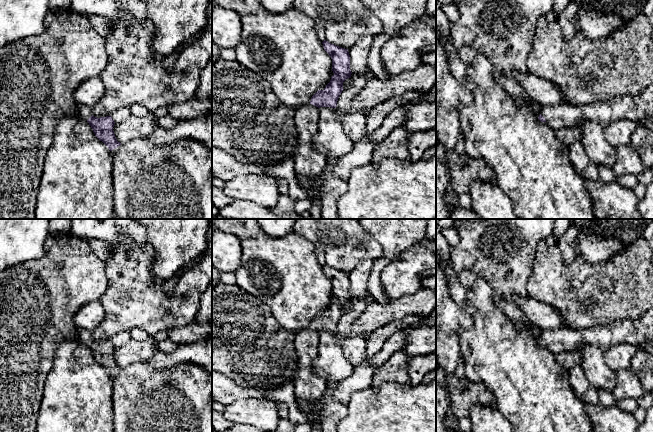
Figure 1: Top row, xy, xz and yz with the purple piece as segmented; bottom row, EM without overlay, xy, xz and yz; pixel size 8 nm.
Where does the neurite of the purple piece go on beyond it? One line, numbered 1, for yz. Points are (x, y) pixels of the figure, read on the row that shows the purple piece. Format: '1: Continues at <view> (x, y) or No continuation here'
1: Continues at yz (637, 107)

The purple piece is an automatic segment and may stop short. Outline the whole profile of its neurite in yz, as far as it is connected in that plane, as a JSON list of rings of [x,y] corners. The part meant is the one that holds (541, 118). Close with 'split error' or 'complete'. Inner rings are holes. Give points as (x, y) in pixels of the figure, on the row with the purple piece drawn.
[[[653,84],[637,95],[582,106],[567,103],[541,106],[538,119],[554,131],[562,127],[575,127],[584,119],[595,121],[604,128],[619,119],[637,123],[648,119],[653,122]]] | split error

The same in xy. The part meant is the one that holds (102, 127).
[[[87,105],[79,106],[78,116],[89,123],[95,136],[102,141],[110,151],[121,145],[115,137],[113,131],[115,122],[111,116],[100,118],[94,117],[92,107]]] | split error

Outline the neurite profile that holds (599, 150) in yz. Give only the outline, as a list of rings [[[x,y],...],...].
[[[584,119],[577,127],[582,132],[581,143],[588,158],[597,166],[608,166],[613,168],[616,162],[615,147],[606,138],[604,127],[595,121]]]

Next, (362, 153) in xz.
[[[372,141],[354,143],[353,149],[348,154],[338,158],[337,162],[332,166],[333,173],[347,181],[353,169],[371,163],[377,145]]]

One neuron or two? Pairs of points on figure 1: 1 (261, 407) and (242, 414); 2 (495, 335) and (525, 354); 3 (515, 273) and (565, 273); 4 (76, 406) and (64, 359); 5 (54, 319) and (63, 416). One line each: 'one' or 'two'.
1: one
2: one
3: two
4: one
5: two

